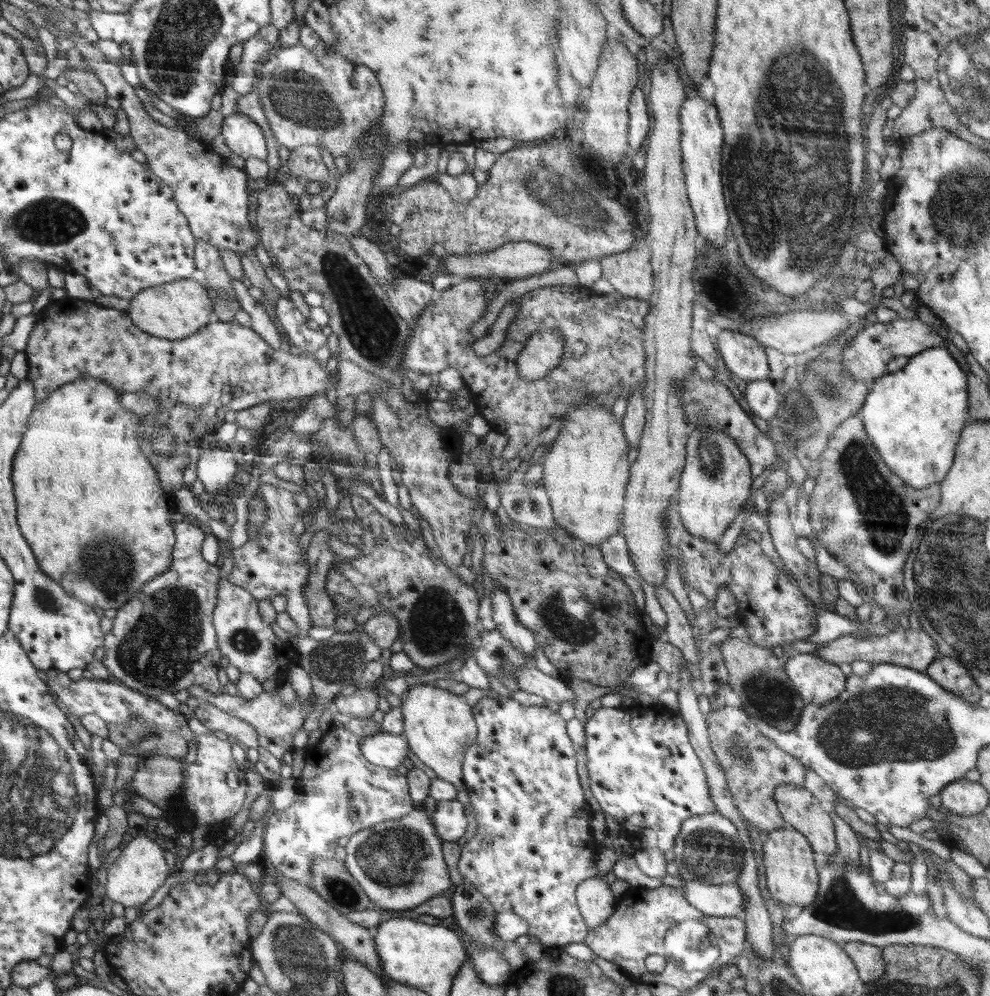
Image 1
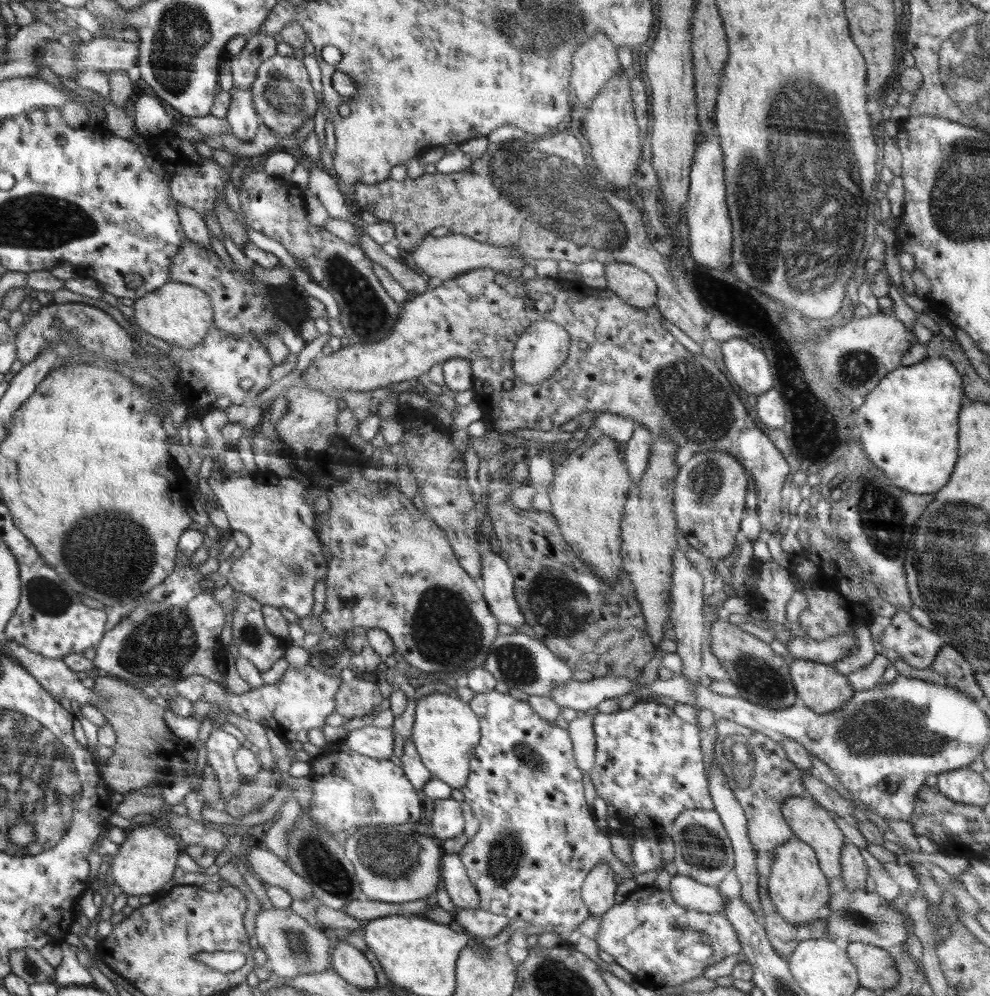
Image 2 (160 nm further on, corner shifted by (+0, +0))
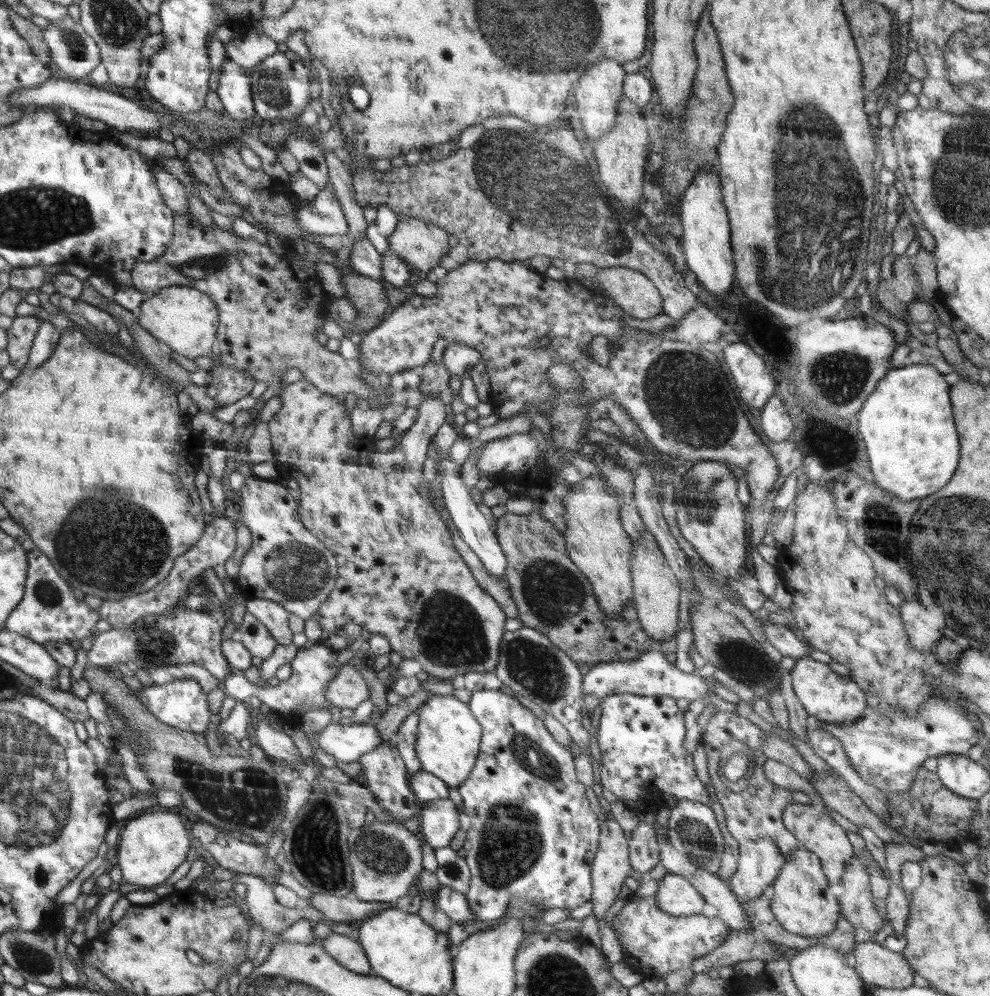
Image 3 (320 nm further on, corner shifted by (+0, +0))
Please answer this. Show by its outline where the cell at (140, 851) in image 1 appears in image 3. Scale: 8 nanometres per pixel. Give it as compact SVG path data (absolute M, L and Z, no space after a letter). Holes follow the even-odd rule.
M146 812L131 819L118 838L117 864L123 882L138 884L141 888L160 886L184 863L190 850L190 834L186 832L182 820L170 812Z

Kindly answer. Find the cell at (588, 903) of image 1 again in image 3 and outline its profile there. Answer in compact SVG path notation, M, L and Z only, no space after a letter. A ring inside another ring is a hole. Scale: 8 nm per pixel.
M614 820L601 821L599 845L591 867L591 898L593 914L598 918L607 916L607 912L618 897L622 885L631 870L629 864L629 840L624 836L622 827Z

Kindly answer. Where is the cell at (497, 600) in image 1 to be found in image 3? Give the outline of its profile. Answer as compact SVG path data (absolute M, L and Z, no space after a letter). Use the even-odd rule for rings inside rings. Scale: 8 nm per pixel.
M446 421L440 425L437 433L433 436L431 442L439 461L437 462L437 468L439 468L439 478L441 478L441 493L442 498L449 512L450 519L454 527L460 533L460 536L464 539L464 542L479 556L482 564L489 570L489 573L497 579L505 578L505 570L507 567L507 560L501 546L499 545L497 535L492 530L492 523L478 511L477 496L471 487L466 485L462 481L461 467L458 465L452 457L450 457L450 447L454 444L454 441L458 437L458 432Z

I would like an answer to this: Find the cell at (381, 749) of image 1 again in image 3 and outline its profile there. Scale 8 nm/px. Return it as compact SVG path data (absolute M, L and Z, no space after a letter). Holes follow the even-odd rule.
M332 721L315 740L322 751L345 763L358 761L384 744L375 724L347 726Z

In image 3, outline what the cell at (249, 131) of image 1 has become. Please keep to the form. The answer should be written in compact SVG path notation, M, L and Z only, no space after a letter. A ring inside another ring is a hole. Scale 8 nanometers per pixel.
M230 59L222 65L217 95L224 112L234 121L248 120L254 116L254 103L250 92L250 79L245 70Z

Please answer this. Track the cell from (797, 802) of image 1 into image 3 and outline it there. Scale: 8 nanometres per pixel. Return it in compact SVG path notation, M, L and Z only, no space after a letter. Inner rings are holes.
M794 804L787 806L783 812L783 823L800 842L800 847L816 854L822 864L823 873L829 884L841 882L846 871L846 865L852 859L853 846L846 836L846 831L840 827L820 806Z

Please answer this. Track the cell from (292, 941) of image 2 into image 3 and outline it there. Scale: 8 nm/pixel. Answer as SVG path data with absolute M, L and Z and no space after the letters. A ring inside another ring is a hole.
M245 875L241 881L246 884L245 903L249 906L251 920L261 924L264 931L277 936L296 920L323 921L323 912L313 906L301 904L301 906L288 908L282 906L275 897L272 883L262 877Z

